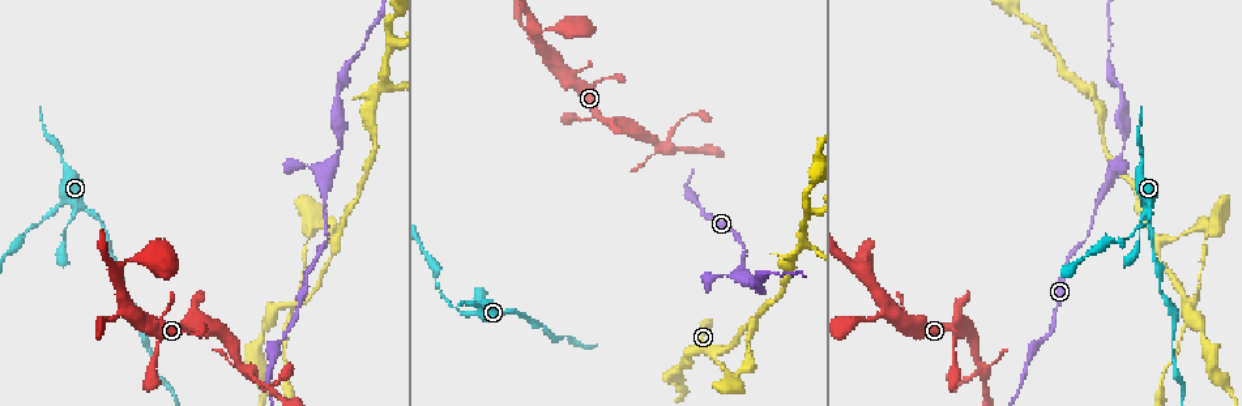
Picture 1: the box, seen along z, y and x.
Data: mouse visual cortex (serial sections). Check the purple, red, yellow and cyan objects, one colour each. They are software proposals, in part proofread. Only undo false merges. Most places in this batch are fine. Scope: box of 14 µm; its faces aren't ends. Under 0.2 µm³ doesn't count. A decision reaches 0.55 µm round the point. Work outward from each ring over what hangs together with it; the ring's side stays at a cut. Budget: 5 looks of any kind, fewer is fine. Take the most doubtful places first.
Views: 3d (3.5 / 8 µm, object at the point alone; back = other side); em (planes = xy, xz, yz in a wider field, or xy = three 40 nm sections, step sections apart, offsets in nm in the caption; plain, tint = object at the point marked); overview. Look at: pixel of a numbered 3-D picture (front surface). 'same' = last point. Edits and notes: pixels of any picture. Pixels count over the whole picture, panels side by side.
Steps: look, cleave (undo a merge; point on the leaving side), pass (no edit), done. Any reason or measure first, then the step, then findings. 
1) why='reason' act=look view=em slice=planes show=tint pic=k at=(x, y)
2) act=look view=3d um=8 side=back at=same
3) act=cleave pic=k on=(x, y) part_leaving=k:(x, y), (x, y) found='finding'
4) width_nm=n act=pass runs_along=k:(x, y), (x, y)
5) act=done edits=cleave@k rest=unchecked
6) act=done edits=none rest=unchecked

why='thin arm on a thick one' act=look view=3d um=3.5 pic=1 at=(293, 308)

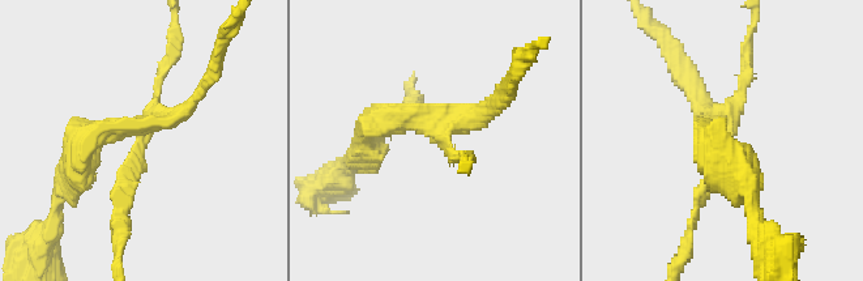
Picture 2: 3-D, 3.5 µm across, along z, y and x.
act=look view=em slice=xy step=2 show=tint pic=2 at=(140, 141)

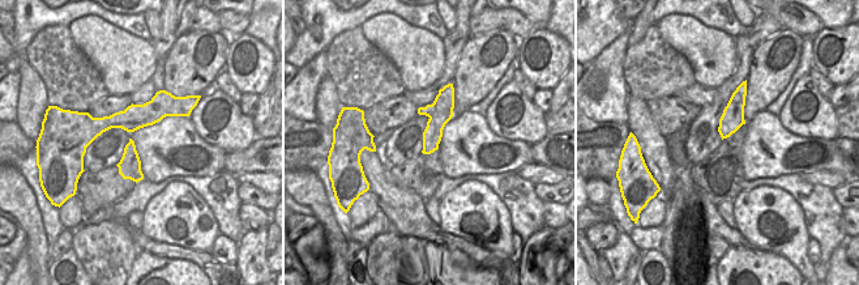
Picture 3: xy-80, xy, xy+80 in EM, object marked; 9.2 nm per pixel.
act=cleave pic=2 on=(101, 128) part_leaving=2:(148, 123), (200, 94), (219, 42) found='two cells meet here'

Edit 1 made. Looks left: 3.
why='see it whole again' act=look view=overview

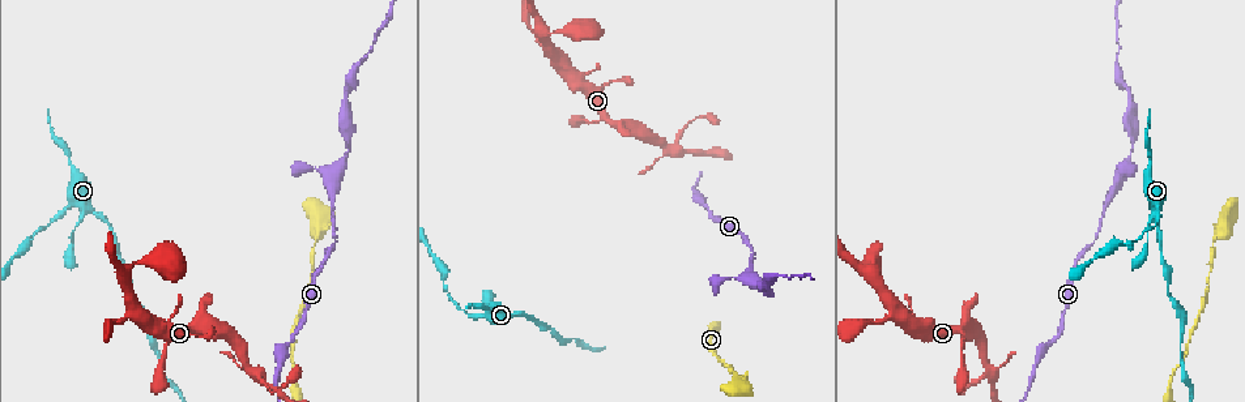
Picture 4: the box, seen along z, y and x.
why='thin neck' act=look view=em slice=xy step=5 show=tint pic=4 at=(1133, 145)

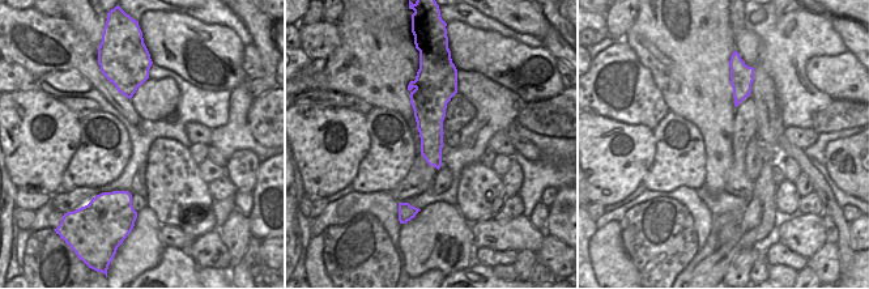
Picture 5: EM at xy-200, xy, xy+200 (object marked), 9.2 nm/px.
act=look view=3d um=3.5 at=same

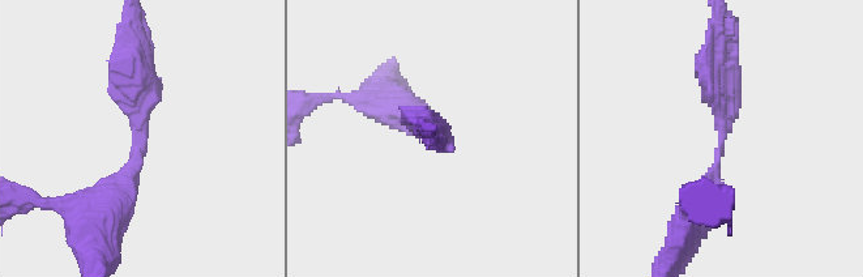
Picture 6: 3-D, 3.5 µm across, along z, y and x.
arm_widths_nm=300,450 act=pass runs_along=6:(105, 217), (137, 152), (137, 56) found='one cell here'

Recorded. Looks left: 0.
act=done edits=cleave@2 rest=unchecked

